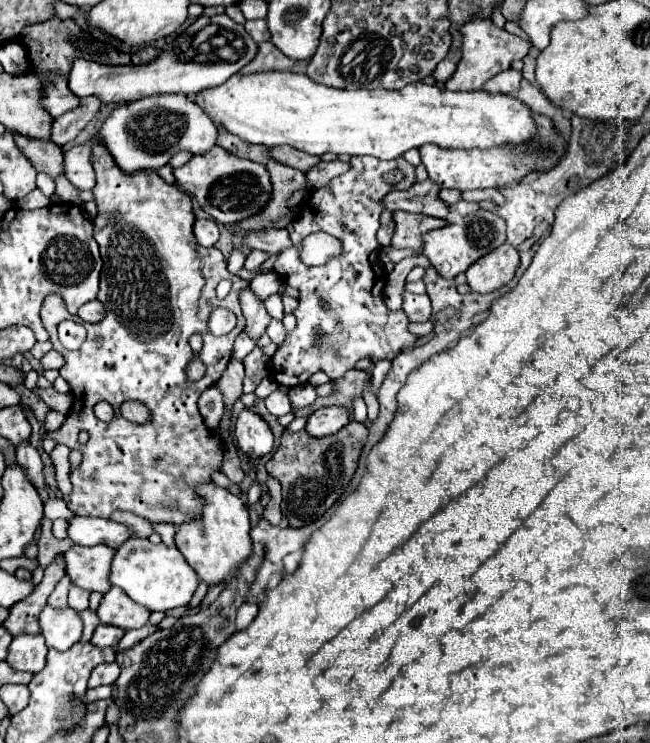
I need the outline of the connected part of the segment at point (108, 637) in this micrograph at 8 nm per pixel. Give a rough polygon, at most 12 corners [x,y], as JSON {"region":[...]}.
{"region":[[99,625],[91,637],[95,647],[115,647],[123,629]]}

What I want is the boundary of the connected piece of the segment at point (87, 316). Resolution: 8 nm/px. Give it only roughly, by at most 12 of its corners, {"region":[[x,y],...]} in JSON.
{"region":[[101,301],[85,303],[79,315],[87,323],[99,323],[105,317]]}

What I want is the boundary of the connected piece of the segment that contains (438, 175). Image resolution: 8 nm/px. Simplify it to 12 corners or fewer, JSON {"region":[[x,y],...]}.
{"region":[[535,115],[529,145],[441,149],[423,145],[429,179],[447,189],[485,189],[553,167],[565,141]]}

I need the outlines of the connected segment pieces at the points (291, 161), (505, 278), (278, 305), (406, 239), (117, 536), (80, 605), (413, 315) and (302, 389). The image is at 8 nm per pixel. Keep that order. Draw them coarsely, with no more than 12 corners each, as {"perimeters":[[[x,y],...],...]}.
{"perimeters":[[[289,145],[273,147],[271,155],[303,173],[321,161]],[[503,243],[467,269],[477,293],[507,285],[519,267],[519,253]],[[281,295],[265,299],[265,307],[271,317],[283,319]],[[395,211],[391,245],[423,251],[423,233],[445,219]],[[73,517],[67,535],[77,545],[117,549],[129,529],[111,519]],[[71,585],[69,607],[83,611],[89,607],[89,591]],[[405,291],[403,311],[411,323],[431,317],[427,295]],[[313,385],[293,387],[293,407],[311,405],[317,399]]]}

